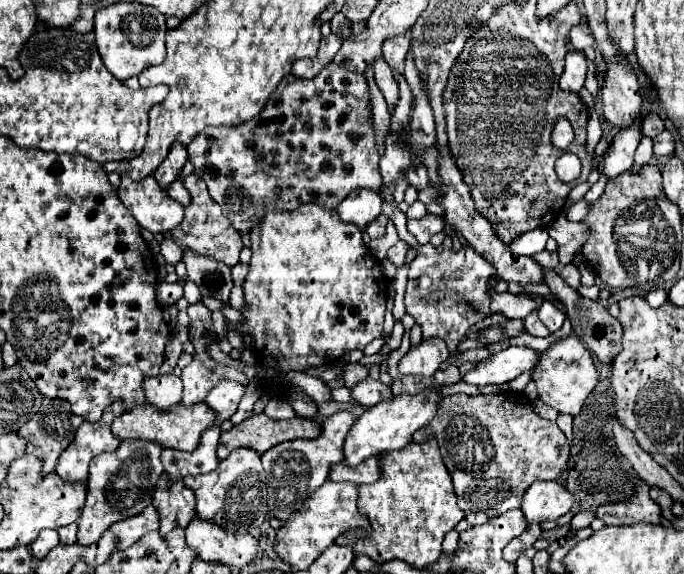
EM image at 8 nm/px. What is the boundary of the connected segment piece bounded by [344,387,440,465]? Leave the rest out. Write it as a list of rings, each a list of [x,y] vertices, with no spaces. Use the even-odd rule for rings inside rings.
[[[428,387],[426,391],[418,395],[396,395],[394,399],[382,401],[380,405],[374,405],[366,409],[366,413],[352,425],[348,431],[346,443],[344,443],[344,457],[348,465],[358,465],[362,459],[394,449],[402,449],[412,441],[414,431],[426,427],[438,409],[438,399],[440,399],[440,387]]]

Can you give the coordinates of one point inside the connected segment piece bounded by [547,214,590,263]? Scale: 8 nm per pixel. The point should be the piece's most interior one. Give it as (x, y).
(569, 236)

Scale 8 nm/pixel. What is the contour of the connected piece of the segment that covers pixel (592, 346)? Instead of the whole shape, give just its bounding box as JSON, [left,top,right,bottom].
[542,267,622,365]

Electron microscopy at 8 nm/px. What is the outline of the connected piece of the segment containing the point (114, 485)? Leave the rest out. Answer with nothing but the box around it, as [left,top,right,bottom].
[78,441,162,545]

